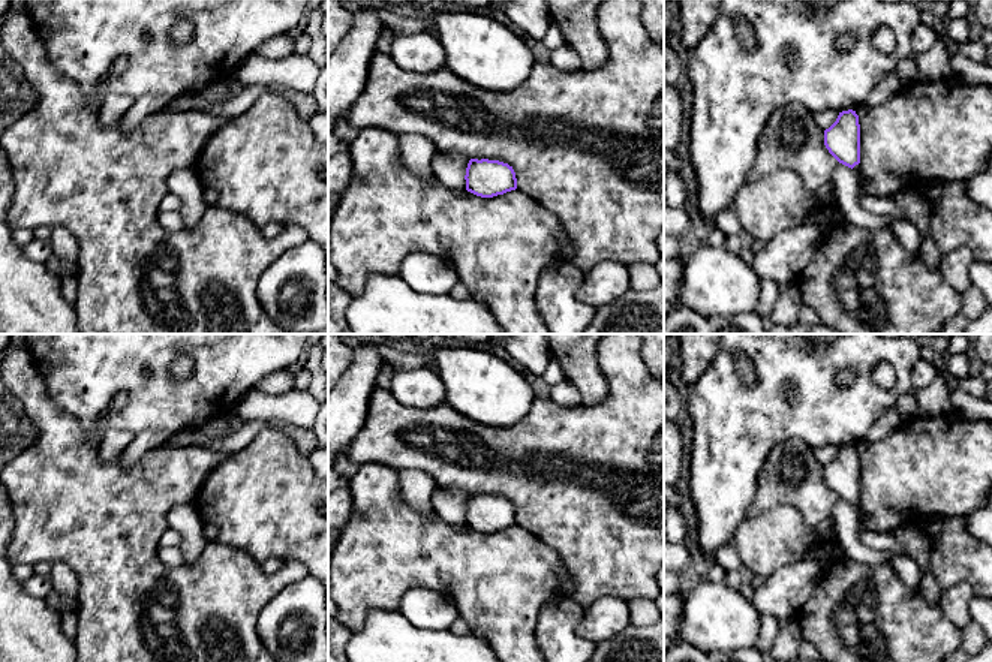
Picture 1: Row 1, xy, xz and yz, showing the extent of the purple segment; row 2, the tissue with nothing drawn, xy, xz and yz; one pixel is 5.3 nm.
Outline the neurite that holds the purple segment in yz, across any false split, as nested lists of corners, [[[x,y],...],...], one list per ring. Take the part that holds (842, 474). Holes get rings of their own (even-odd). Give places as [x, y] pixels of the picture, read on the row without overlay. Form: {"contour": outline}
{"contour": [[[856,446],[839,448],[836,457],[824,466],[824,481],[839,499],[854,506],[860,520],[860,460]]]}

